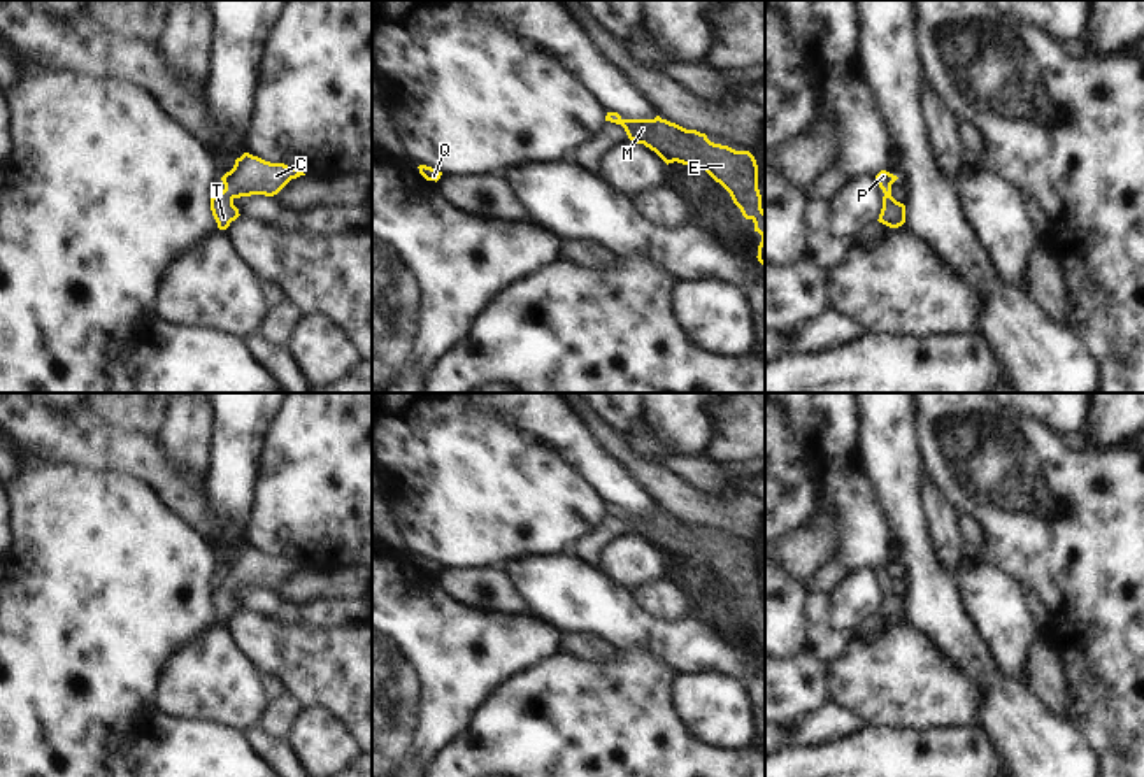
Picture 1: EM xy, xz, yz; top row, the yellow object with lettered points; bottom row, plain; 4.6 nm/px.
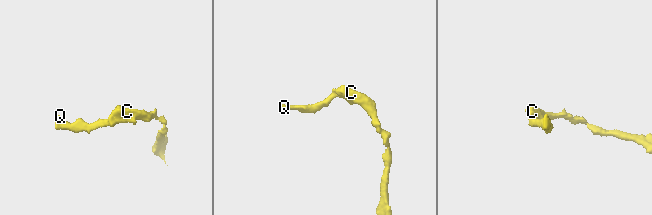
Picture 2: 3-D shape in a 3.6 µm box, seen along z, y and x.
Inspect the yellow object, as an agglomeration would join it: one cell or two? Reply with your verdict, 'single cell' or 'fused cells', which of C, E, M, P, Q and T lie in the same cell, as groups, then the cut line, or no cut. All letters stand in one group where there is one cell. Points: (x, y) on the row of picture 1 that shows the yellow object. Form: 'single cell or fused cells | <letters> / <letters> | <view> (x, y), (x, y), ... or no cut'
single cell | C E M P Q T | no cut

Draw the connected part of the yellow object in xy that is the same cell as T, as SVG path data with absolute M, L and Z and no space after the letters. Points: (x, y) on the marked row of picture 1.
M249 153L235 160L235 165L221 181L225 189L211 198L211 210L219 230L226 230L240 214L235 198L251 195L277 195L291 179L305 175L284 163L270 163Z

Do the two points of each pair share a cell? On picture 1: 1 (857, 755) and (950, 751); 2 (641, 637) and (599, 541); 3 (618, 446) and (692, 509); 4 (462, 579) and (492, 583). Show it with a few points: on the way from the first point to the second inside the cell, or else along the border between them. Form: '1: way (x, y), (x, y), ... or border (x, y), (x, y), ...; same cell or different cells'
1: way (879, 756), (927, 756); same cell
2: border (571, 551), (595, 567); different cells
3: way (634, 465), (672, 495); same cell
4: way (469, 583), (485, 583); same cell

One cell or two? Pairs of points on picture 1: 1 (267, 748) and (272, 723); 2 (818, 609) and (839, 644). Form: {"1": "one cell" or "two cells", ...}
{"1": "two cells", "2": "one cell"}

